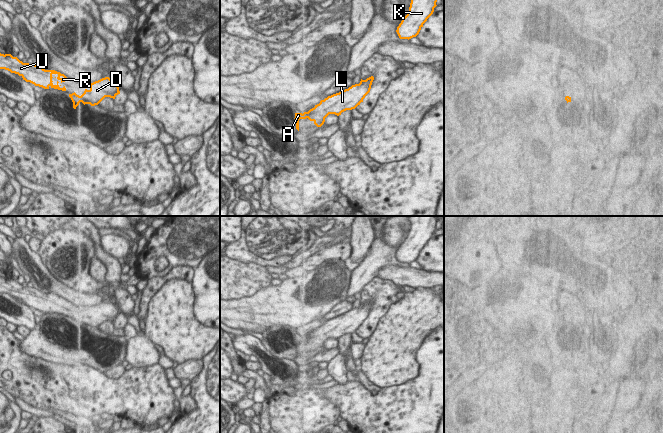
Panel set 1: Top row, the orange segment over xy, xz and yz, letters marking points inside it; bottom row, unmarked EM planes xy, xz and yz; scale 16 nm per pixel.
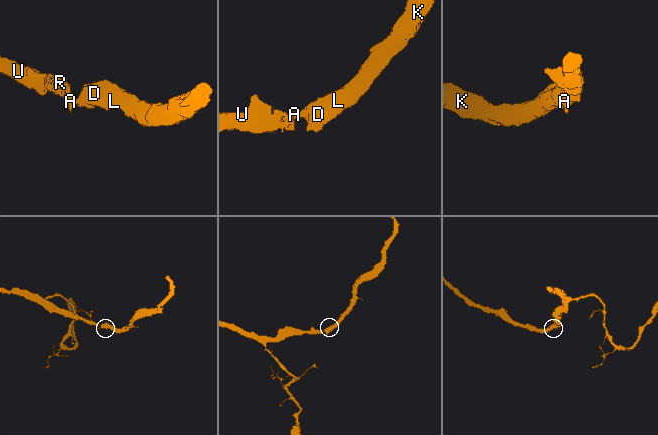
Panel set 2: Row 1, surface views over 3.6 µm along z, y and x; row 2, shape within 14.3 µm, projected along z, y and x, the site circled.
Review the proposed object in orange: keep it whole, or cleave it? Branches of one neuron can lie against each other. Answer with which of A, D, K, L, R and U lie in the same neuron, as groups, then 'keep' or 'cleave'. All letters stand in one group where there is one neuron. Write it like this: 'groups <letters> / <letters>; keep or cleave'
groups A D K L R U; keep

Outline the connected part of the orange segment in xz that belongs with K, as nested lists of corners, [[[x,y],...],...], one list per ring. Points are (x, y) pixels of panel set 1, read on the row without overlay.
[[[411,216],[409,236],[397,251],[400,263],[416,261],[437,230],[437,216]]]

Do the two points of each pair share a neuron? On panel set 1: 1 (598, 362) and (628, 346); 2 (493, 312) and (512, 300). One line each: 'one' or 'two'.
1: two
2: two

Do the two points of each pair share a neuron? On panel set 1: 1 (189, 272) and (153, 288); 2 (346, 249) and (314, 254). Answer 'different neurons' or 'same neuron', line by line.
1: same neuron
2: same neuron

